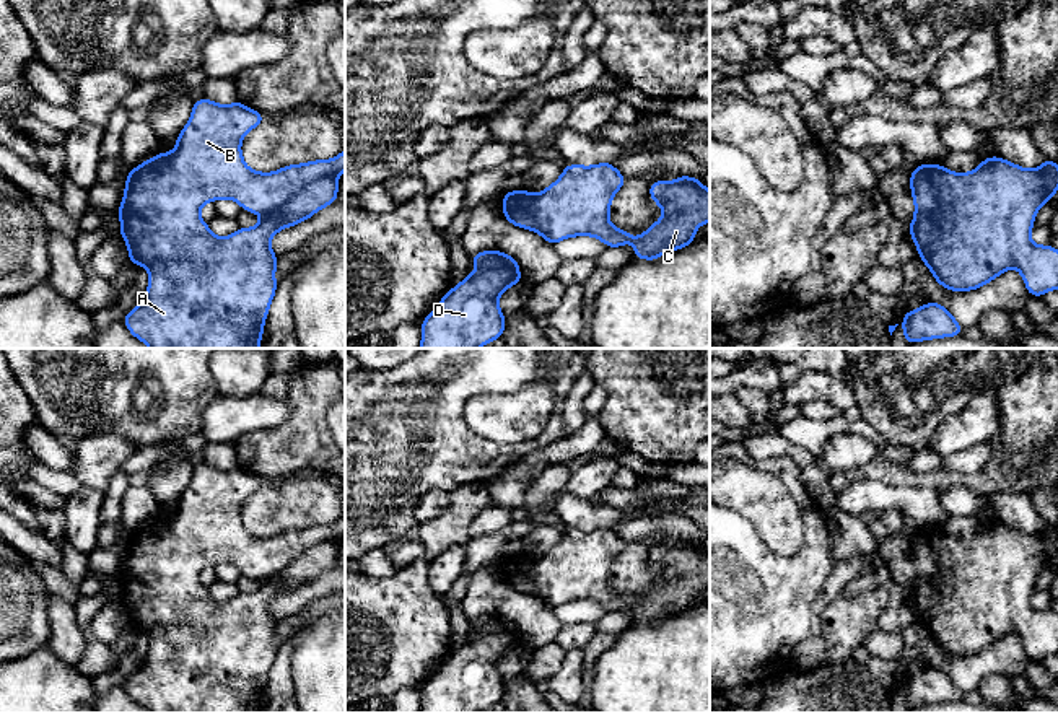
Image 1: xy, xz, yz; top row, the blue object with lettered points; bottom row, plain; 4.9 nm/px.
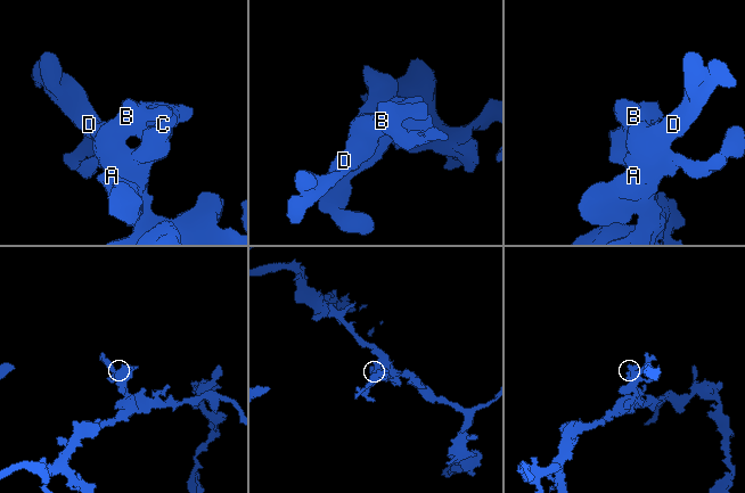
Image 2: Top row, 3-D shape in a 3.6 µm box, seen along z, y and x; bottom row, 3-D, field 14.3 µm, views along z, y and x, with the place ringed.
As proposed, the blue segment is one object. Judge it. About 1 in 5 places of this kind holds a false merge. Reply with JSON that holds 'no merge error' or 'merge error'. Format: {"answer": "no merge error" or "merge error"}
{"answer": "no merge error"}

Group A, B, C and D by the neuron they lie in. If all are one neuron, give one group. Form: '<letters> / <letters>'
A B C D

